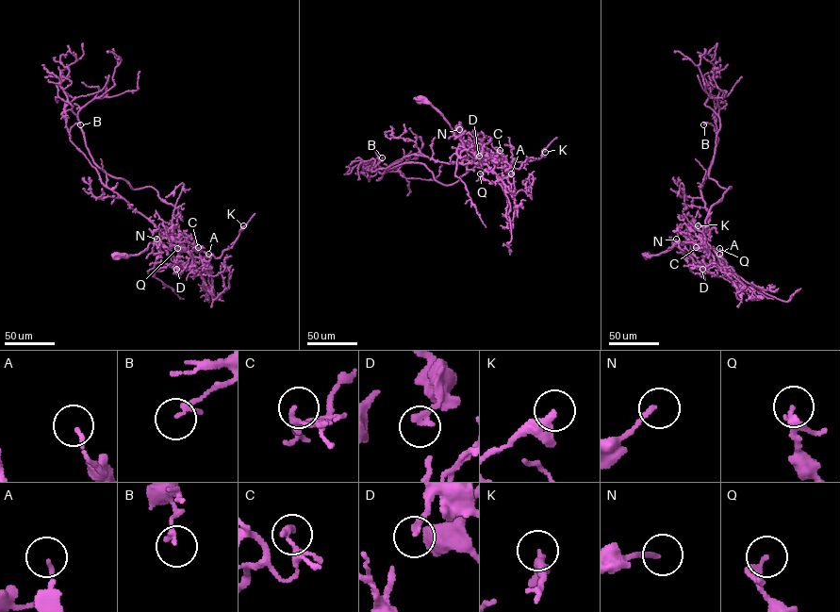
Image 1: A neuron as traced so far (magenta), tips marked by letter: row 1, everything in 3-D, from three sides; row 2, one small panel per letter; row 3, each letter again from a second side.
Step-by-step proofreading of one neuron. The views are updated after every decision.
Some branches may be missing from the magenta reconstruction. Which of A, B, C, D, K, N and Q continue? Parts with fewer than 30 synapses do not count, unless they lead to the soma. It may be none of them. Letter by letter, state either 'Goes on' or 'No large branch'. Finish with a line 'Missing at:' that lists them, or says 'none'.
A: No large branch
B: No large branch
C: No large branch
D: No large branch
K: No large branch
N: No large branch
Q: No large branch
Missing at: none

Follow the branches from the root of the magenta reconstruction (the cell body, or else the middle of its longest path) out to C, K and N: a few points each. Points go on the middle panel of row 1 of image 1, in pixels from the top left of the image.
C: (421, 99), (430, 103), (452, 132), (467, 141), (481, 160), (498, 156), (500, 150)
K: (421, 99), (430, 103), (481, 160), (488, 158), (496, 167), (539, 158), (545, 152)
N: (421, 99), (430, 103), (459, 138), (460, 125), (456, 130), (459, 129)

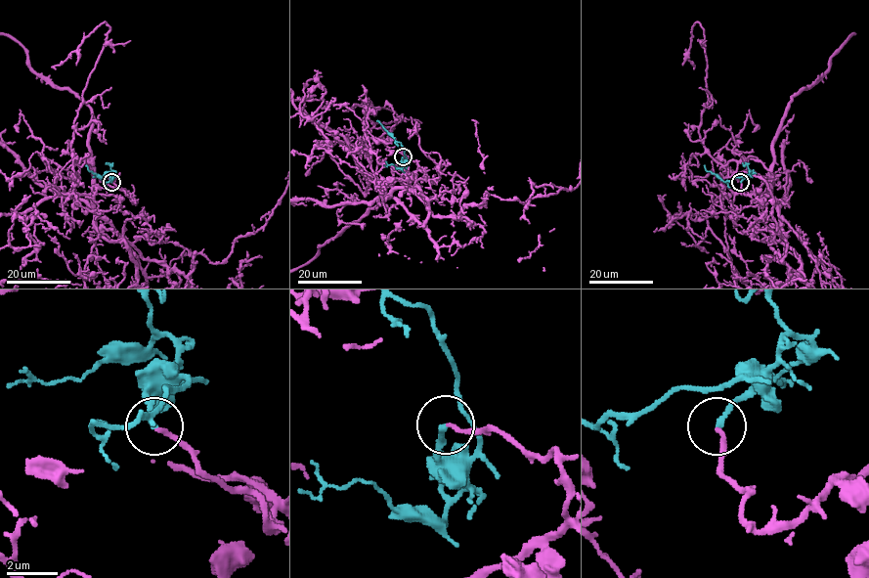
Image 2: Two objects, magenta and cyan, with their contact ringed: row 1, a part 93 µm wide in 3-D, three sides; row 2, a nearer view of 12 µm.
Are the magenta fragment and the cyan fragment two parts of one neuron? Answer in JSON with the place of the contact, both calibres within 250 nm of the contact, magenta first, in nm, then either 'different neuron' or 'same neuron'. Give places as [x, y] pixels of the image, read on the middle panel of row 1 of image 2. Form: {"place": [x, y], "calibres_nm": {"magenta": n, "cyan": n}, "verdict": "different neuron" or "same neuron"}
{"place": [403, 156], "calibres_nm": {"magenta": 160, "cyan": 200}, "verdict": "same neuron"}

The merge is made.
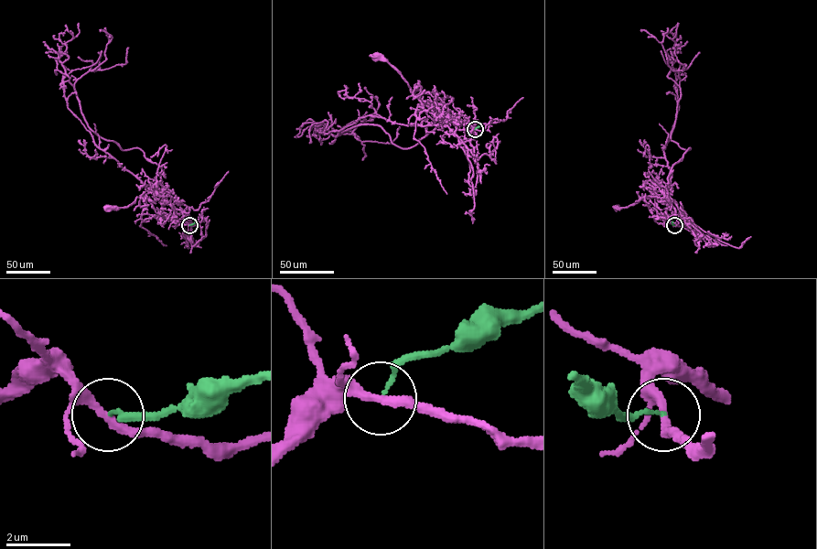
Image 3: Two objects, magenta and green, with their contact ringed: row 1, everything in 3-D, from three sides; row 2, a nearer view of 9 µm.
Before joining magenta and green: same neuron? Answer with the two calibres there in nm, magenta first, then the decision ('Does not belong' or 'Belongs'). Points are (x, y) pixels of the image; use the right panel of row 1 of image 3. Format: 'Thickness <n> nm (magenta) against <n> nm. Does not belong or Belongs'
Thickness 280 nm (magenta) against 110 nm. Does not belong

